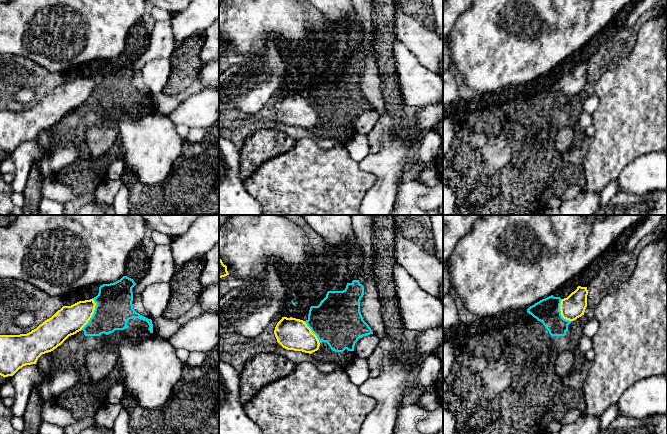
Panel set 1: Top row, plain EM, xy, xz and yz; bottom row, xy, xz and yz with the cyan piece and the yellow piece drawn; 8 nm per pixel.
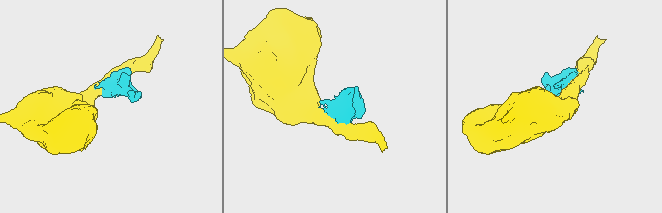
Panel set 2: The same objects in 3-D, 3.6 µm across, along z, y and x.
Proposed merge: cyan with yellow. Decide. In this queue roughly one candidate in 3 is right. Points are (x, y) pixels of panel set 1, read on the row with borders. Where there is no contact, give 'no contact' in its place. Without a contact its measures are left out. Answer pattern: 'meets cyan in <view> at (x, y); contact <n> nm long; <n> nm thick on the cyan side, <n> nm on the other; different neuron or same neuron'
meets cyan in xy at (93, 314); contact 280 nm long; 300 nm thick on the cyan side, 240 nm on the other; different neuron

